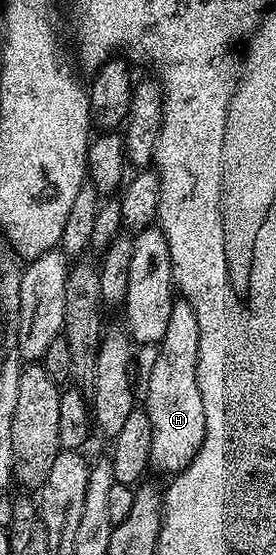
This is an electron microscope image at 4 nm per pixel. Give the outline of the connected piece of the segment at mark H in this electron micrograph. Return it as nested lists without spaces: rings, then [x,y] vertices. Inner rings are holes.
[[[184,299],[175,300],[172,307],[172,319],[168,321],[168,331],[164,339],[158,342],[154,362],[150,365],[150,378],[146,381],[146,402],[144,408],[152,423],[152,455],[150,469],[153,472],[173,475],[189,469],[200,447],[206,442],[206,416],[204,399],[198,386],[198,352],[200,351],[200,323],[196,311]]]

